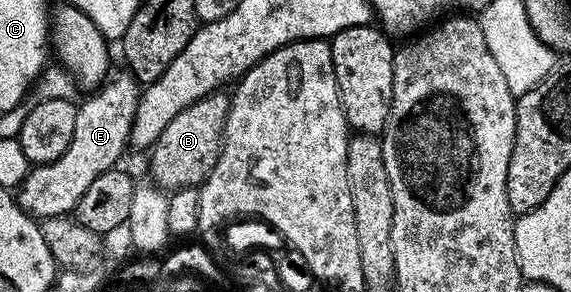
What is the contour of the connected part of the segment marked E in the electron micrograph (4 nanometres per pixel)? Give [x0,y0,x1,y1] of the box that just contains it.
[17,73,140,219]

